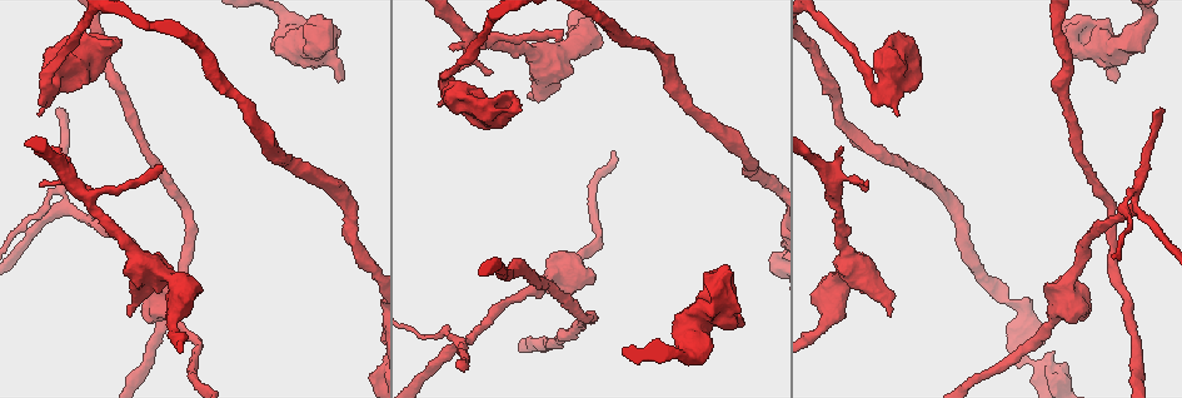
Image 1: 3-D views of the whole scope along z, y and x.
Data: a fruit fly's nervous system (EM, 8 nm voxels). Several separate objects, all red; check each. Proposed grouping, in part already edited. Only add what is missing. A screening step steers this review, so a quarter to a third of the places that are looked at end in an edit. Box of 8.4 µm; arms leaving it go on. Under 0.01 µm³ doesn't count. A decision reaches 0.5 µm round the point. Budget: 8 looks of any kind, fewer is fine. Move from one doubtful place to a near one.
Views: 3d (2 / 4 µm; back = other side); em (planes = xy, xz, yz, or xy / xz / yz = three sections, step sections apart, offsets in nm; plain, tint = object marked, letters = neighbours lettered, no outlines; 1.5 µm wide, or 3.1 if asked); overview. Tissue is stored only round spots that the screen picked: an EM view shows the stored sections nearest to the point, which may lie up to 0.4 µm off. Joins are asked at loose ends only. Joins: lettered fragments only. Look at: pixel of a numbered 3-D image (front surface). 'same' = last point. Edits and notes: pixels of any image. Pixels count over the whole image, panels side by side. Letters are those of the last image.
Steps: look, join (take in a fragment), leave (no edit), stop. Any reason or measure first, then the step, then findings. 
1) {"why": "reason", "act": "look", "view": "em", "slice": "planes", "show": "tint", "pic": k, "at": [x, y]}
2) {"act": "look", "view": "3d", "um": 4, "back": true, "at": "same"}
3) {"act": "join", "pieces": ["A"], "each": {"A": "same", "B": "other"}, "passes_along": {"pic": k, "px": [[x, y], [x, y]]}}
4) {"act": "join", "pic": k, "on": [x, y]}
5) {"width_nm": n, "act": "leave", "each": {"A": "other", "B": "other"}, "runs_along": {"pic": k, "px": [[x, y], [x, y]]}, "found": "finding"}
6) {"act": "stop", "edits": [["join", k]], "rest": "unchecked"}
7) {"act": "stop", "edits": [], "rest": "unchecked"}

{"why": "branch stops here", "act": "look", "view": "3d", "um": 2, "pic": 1, "at": [339, 79]}

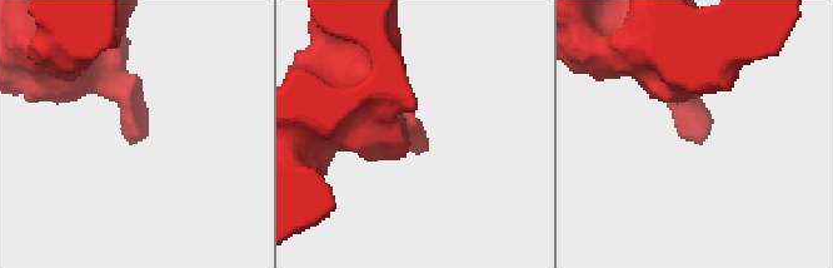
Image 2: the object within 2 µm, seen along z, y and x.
{"why": "now the EM", "act": "look", "view": "em", "slice": "planes", "show": "letters", "pic": 2, "at": [707, 137]}

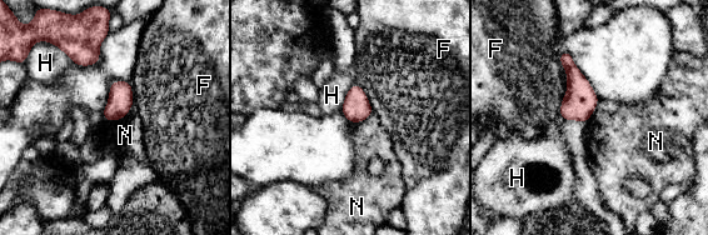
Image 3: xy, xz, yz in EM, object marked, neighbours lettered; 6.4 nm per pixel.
{"act": "leave", "each": {"F": "other", "H": "other", "N": "other"}, "border": {"pic": 3, "px": [[133, 103], [124, 116], [106, 120]]}, "found": "none of them fits"}

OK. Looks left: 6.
{"why": "branch stops here", "act": "look", "view": "3d", "um": 2, "back": true, "pic": 1, "at": [156, 168]}

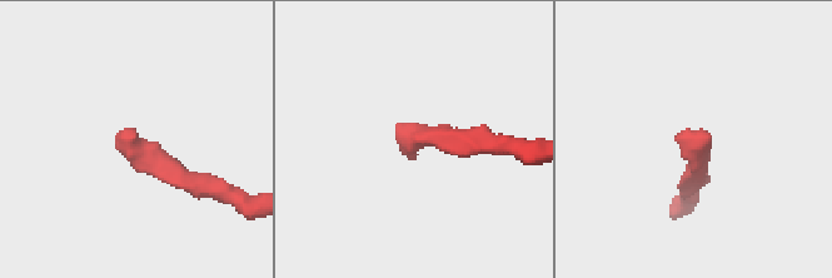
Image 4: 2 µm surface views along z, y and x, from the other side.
{"why": "need the tissue", "act": "look", "view": "em", "slice": "xz", "step": 8, "show": "letters", "pic": 4, "at": [679, 134]}

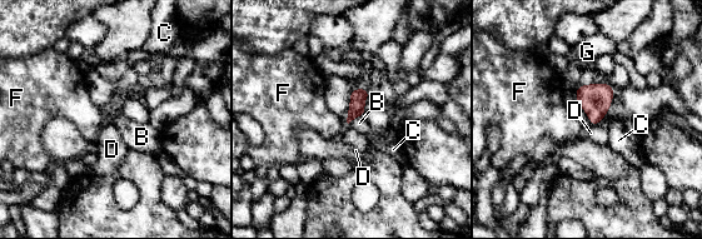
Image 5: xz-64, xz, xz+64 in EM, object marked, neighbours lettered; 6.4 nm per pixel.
{"why": "another direction", "act": "look", "view": "em", "slice": "planes", "show": "letters", "at": "same"}

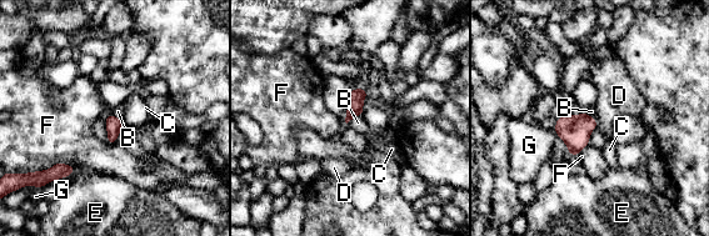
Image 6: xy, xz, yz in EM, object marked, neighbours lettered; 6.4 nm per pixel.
{"width_nm": 110, "act": "join", "pieces": ["B"], "each": {"B": "same", "C": "other", "D": "other", "E": "other", "F": "other", "G": "other"}, "passes_along": {"pic": 6, "px": [[114, 125], [114, 116], [118, 111]]}, "found": "it goes on there"}

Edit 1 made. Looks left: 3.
{"why": "thin end", "act": "look", "view": "3d", "um": 4, "pic": 1, "at": [1159, 107]}

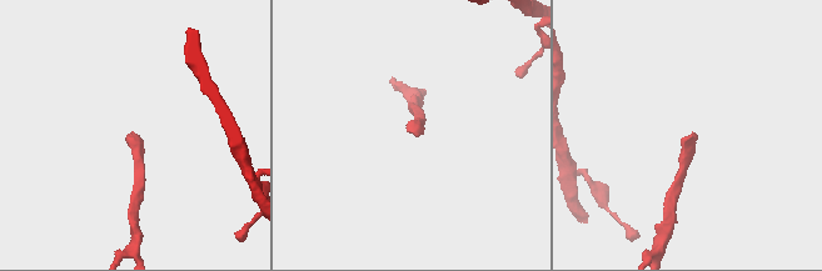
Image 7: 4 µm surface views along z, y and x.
{"act": "look", "view": "em", "slice": "planes", "show": "letters", "pic": 7, "at": [409, 131]}

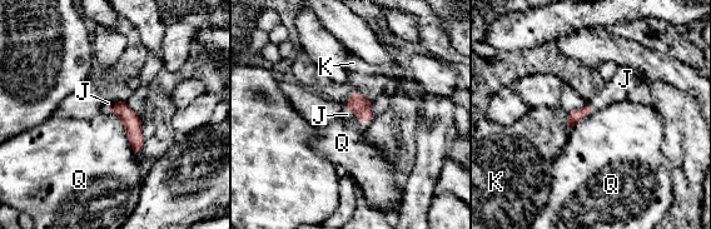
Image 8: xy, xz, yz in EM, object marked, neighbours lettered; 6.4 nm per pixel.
{"longest_contact_nm": ["Q", 360], "act": "join", "pieces": ["J"], "each": {"J": "same", "K": "other", "Q": "other"}, "passes_along": {"pic": 8, "px": [[132, 122], [115, 105], [108, 103]]}, "found": "it goes on there"}

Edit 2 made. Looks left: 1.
{"act": "stop", "edits": [["join", 6], ["join", 8]], "rest": "unchecked"}

